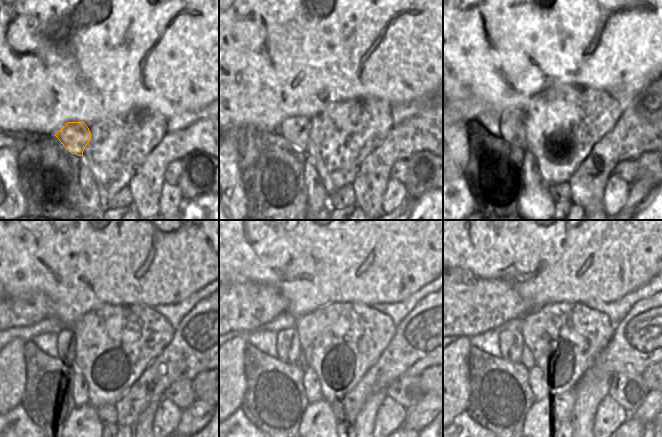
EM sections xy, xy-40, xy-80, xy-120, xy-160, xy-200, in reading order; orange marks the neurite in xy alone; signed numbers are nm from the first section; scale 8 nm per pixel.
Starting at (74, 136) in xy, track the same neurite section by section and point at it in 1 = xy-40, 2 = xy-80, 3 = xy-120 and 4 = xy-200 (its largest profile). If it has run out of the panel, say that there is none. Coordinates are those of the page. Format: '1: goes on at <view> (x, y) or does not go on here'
1: goes on at xy-40 (295, 130)
2: goes on at xy-80 (510, 124)
3: goes on at xy-120 (62, 345)
4: goes on at xy-200 (509, 344)

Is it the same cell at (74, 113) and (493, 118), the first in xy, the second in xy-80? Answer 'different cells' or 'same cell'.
different cells

